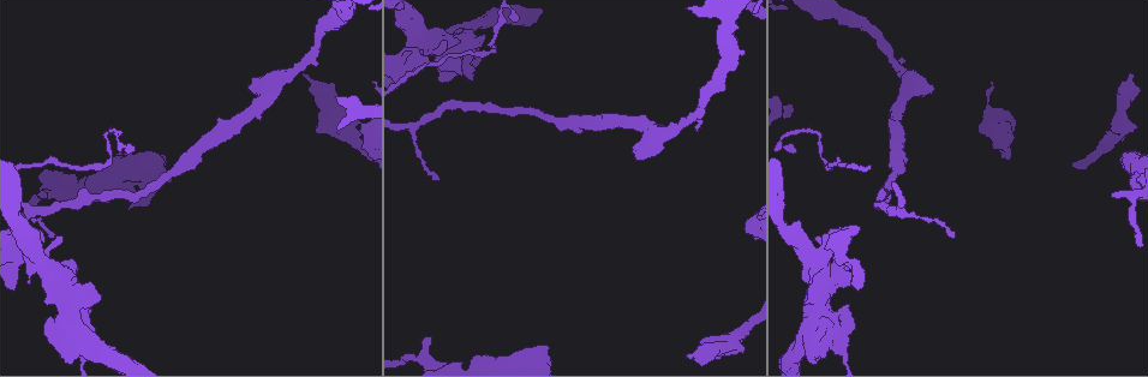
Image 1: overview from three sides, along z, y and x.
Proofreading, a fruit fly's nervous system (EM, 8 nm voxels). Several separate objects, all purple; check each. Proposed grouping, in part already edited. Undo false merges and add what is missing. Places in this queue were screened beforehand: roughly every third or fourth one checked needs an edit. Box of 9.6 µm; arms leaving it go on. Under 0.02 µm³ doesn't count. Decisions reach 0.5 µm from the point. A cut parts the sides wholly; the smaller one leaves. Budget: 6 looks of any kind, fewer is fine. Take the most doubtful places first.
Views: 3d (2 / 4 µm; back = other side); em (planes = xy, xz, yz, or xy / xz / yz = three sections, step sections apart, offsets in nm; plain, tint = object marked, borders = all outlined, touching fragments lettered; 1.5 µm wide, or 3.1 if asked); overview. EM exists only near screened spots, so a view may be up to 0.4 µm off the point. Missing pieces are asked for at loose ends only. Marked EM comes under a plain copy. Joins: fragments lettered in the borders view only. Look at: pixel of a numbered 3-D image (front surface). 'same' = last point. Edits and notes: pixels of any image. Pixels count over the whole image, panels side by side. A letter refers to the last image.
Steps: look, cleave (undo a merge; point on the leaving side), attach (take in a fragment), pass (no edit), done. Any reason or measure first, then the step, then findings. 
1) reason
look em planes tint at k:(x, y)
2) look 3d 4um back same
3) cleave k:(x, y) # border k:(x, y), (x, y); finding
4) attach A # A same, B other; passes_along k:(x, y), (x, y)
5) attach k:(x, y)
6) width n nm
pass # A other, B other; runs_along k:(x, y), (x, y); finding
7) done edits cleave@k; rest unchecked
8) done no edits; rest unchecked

an open end
look 3d 4um at 1:(1128, 74)

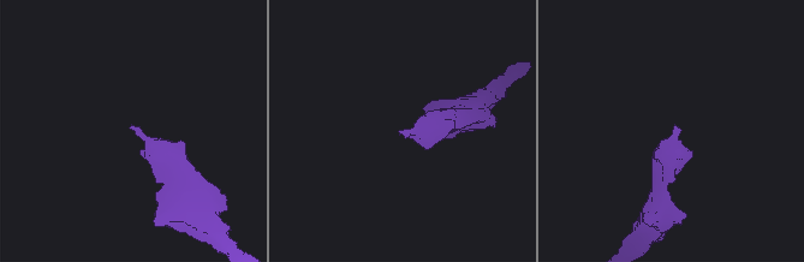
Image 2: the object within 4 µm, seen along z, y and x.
need the tissue
look em planes borders at 2:(400, 130)

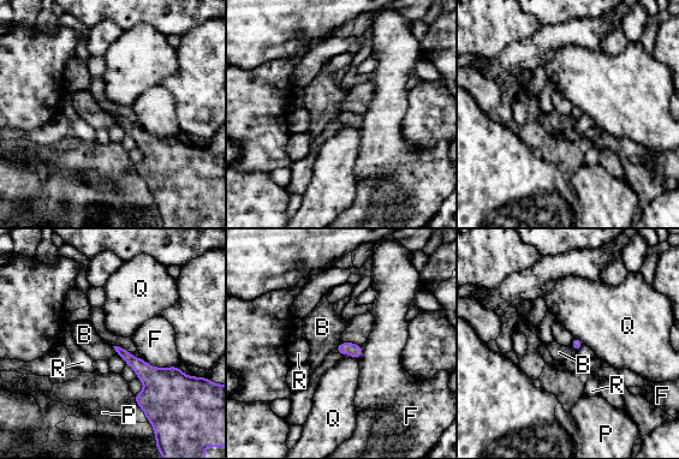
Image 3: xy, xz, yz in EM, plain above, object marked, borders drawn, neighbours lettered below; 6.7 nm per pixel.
pass # B other, F other, P other, Q other, R other; no lettered fragment goes on from it

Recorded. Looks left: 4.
an open end
look em planes borders at 1:(638, 160)

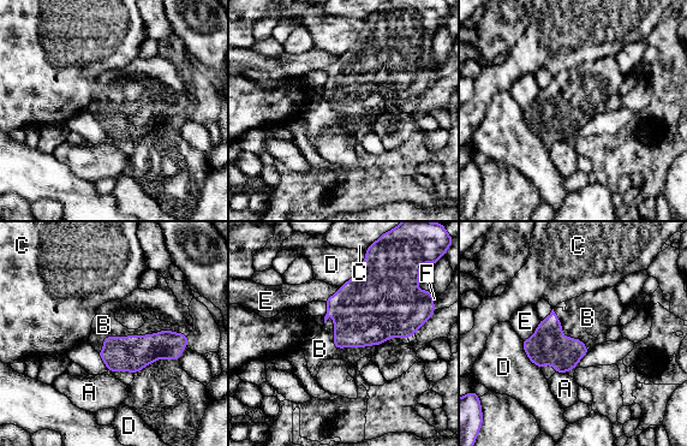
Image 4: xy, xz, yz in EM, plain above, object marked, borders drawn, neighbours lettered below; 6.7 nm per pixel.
width 190 nm
attach B # A other, B same, C other, D other, E other, F other; passes_along 4:(131, 354), (132, 336), (103, 325); the neuron continues

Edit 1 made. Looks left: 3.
redraw
look overview

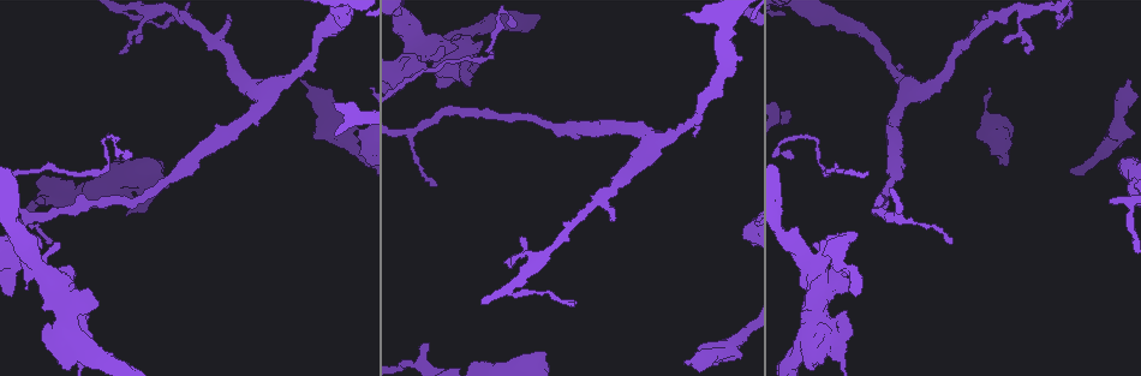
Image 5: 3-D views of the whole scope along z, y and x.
free end
look em planes tint at 5:(1111, 202)

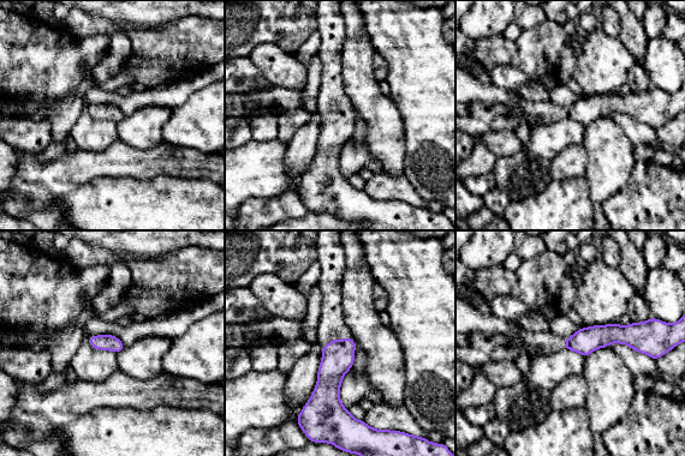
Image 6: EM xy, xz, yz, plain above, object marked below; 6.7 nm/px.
look em planes borders same

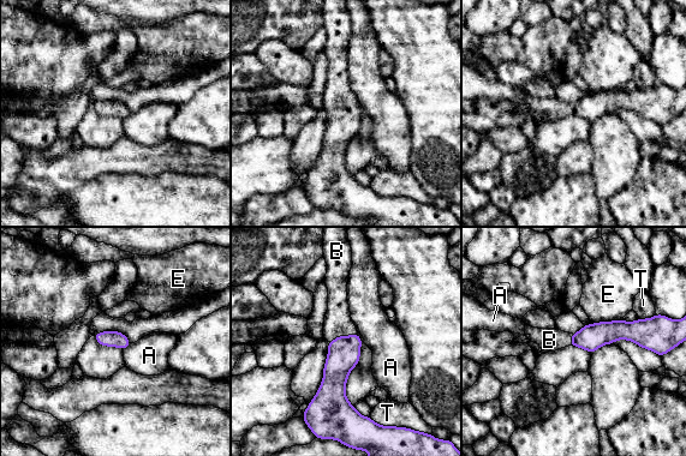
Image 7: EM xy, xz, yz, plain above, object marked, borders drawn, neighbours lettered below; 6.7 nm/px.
attach B # A other, B same, E other, T other; passes_along 7:(344, 352), (342, 336), (338, 322); the neuron continues

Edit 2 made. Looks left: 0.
done edits attach@4, attach@7; rest unchecked

